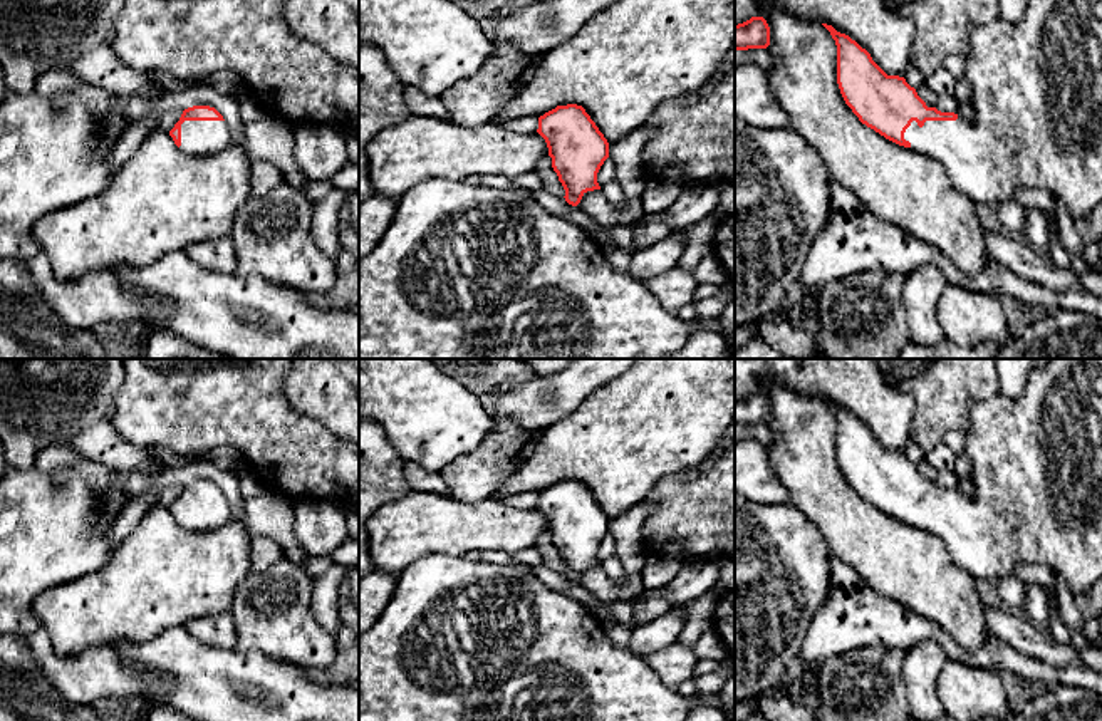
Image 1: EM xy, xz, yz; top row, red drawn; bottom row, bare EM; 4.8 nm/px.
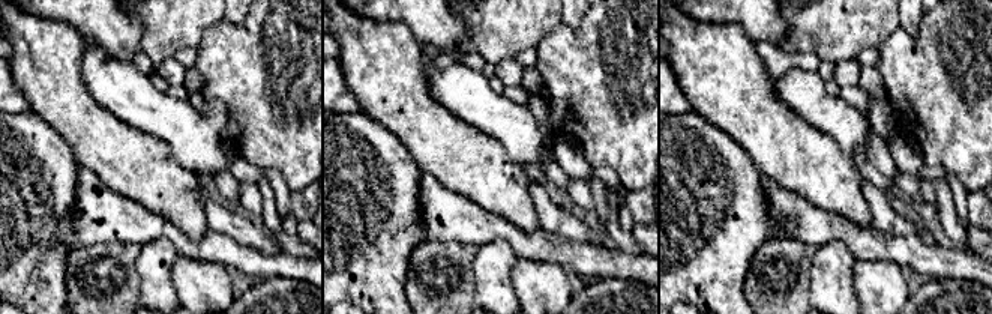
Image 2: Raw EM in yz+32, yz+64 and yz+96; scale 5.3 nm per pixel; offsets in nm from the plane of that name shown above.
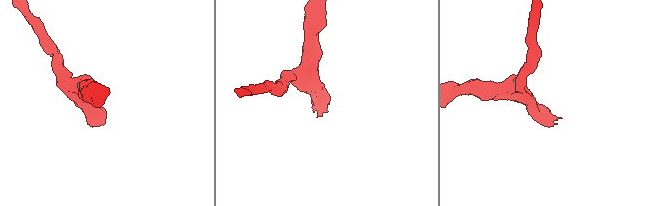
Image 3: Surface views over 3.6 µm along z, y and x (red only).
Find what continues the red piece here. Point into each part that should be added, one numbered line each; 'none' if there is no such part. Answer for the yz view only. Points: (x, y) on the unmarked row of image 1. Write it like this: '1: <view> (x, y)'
1: yz (1037, 460)

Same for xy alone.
1: xy (198, 513)

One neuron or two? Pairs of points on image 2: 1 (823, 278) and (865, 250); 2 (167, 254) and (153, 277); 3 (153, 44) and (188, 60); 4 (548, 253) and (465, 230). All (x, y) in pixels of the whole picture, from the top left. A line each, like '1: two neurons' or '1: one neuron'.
1: two neurons
2: one neuron
3: two neurons
4: one neuron

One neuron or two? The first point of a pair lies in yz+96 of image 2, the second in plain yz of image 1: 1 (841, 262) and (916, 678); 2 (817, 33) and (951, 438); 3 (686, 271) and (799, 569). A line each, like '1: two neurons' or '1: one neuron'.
1: one neuron
2: two neurons
3: one neuron

